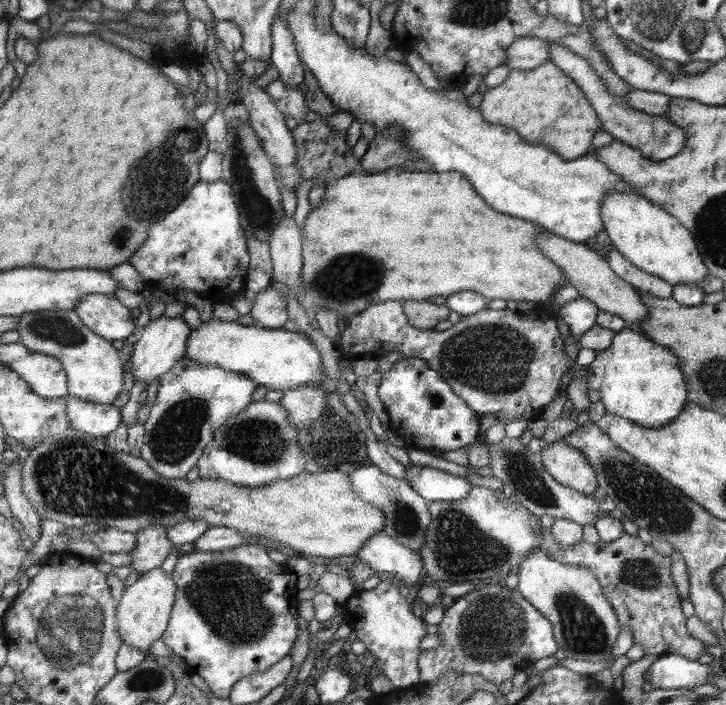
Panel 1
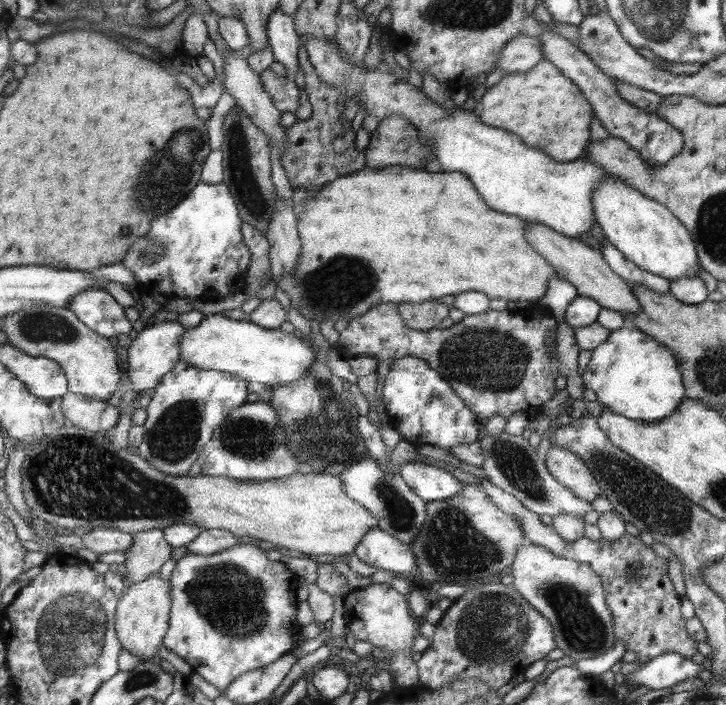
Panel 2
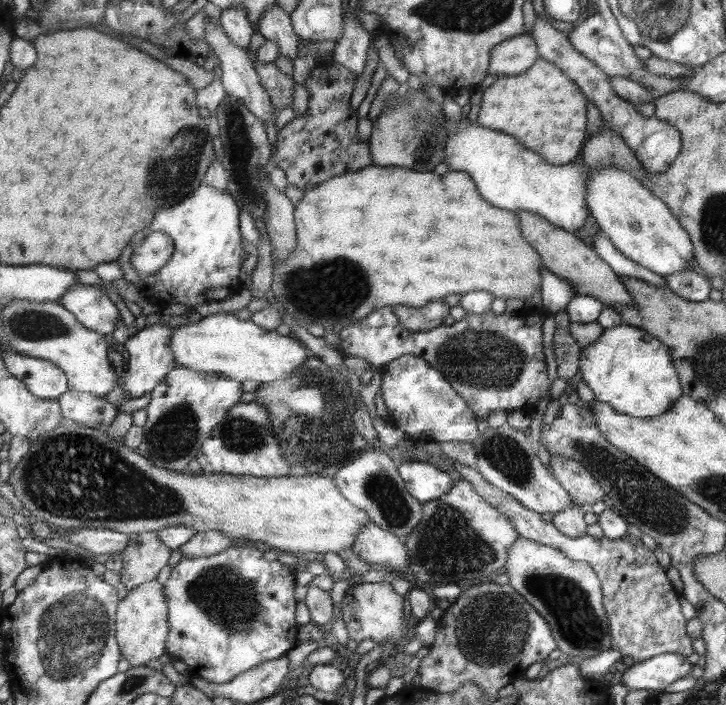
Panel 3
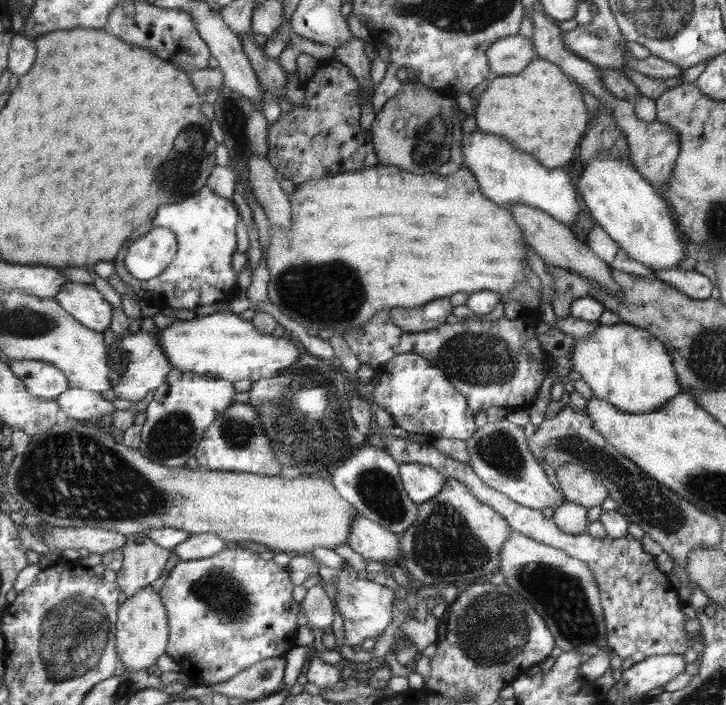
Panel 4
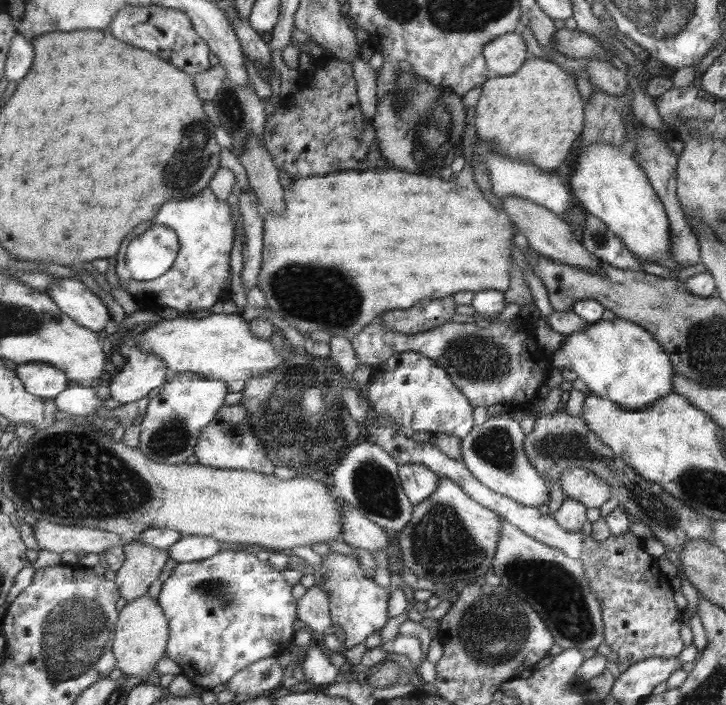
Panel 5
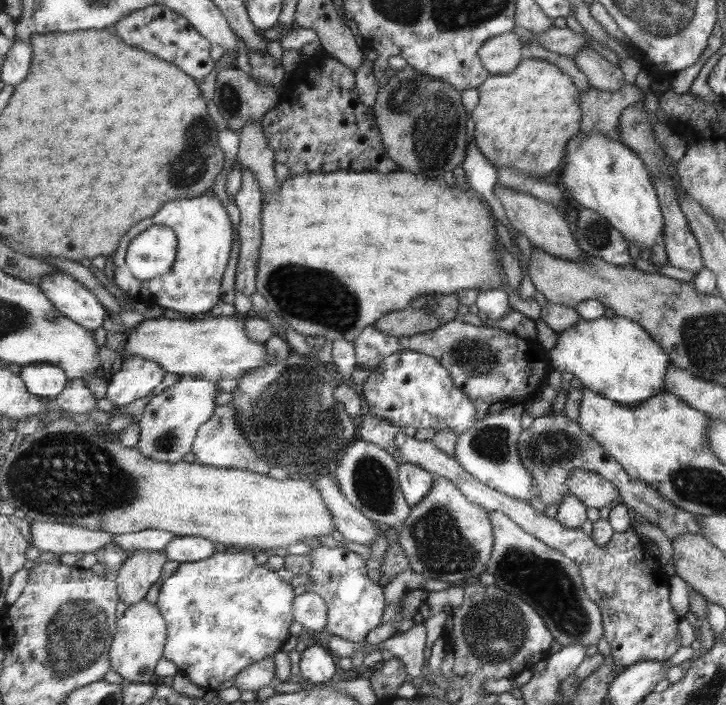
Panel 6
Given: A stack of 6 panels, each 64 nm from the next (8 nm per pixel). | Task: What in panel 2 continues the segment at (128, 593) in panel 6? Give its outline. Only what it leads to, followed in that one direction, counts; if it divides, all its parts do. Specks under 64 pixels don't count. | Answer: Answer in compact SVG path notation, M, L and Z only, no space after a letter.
M157 528L151 530L143 530L131 536L133 542L129 549L125 550L125 567L124 577L130 580L130 585L141 582L157 572L160 566L171 556L171 545L163 538L163 530Z

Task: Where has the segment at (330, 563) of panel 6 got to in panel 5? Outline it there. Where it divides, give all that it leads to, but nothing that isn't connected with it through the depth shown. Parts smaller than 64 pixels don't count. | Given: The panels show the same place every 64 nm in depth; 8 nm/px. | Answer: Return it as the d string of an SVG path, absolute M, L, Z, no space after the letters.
M329 552L321 557L319 570L314 573L313 585L319 587L327 595L327 606L330 609L330 633L335 625L341 628L344 634L344 646L349 649L359 642L363 642L369 634L383 628L387 622L387 602L385 602L385 589L379 588L373 580L361 574L361 567L357 558Z

